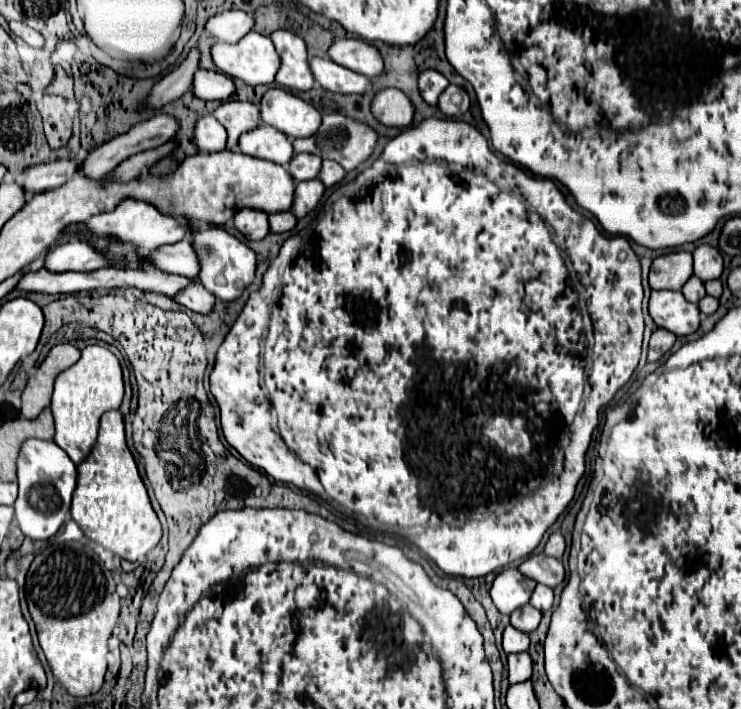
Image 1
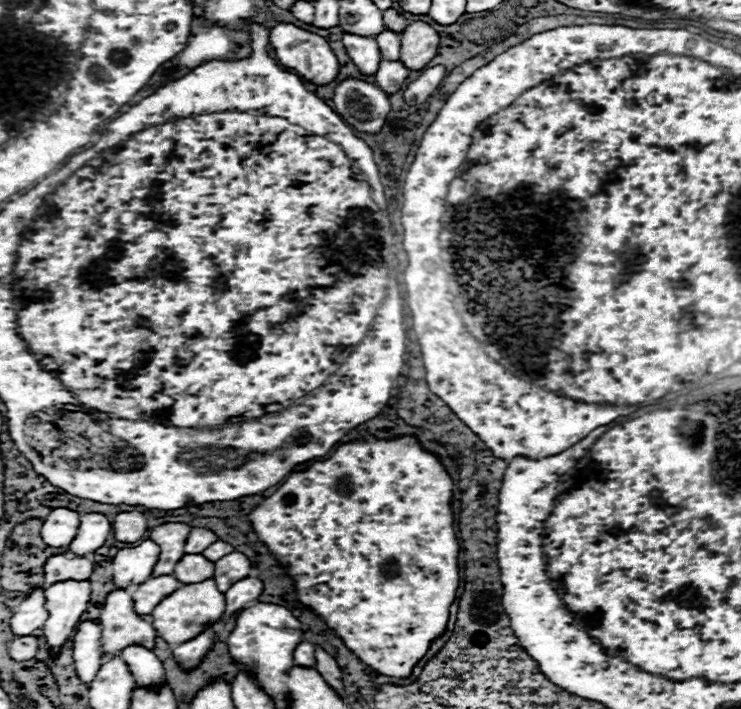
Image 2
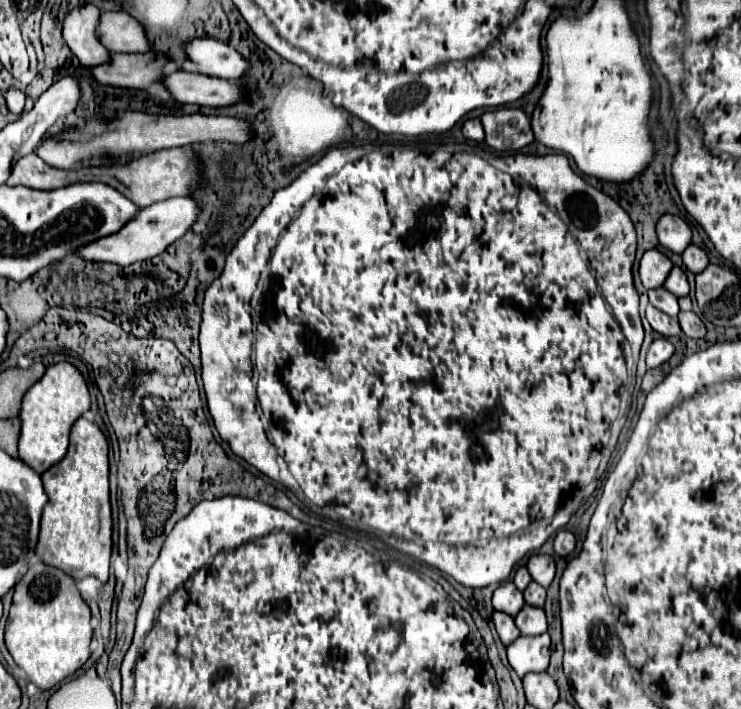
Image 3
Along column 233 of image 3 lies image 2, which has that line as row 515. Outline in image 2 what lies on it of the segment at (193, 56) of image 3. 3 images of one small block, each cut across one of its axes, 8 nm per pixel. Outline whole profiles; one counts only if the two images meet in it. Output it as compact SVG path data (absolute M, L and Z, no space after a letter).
M56 508L52 510L42 524L42 540L48 546L68 546L78 530L80 514L68 508Z

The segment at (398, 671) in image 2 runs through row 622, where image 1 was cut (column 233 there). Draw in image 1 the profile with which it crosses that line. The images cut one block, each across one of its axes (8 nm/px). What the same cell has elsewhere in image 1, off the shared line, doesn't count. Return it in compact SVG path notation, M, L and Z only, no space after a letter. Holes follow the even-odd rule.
M428 118L418 126L402 130L394 140L387 143L382 156L368 170L360 172L356 180L338 186L324 204L326 206L322 206L322 212L318 212L310 226L284 242L280 256L264 274L262 288L250 296L248 304L244 306L242 314L234 322L216 354L216 364L210 374L210 392L218 402L220 424L228 444L234 446L242 458L262 468L274 480L290 482L300 490L312 490L308 472L304 476L302 470L300 478L300 462L306 464L308 470L314 472L314 478L318 478L322 484L322 490L334 502L338 502L338 509L343 515L372 529L372 536L365 535L369 540L383 542L379 538L379 531L388 532L391 540L384 541L384 544L400 548L402 554L412 562L426 555L444 574L478 578L522 560L540 544L544 532L556 522L556 518L572 500L576 484L584 476L584 454L599 425L600 410L614 398L618 388L630 380L634 368L638 366L644 335L644 294L640 262L634 250L624 236L606 238L592 220L572 210L552 180L532 178L516 164L500 160L490 152L488 140L475 126L458 119ZM452 164L462 166L462 170L454 172ZM560 249L568 254L578 280L584 286L586 306L594 324L596 340L591 346L584 336L582 318L574 312L576 292L568 284L568 272ZM262 346L266 364L264 382L270 400L258 382L258 360ZM584 369L587 389L584 389ZM590 398L594 400L590 402ZM270 404L278 412L278 434L282 442L276 442ZM562 424L569 425L560 435L558 430L562 430ZM282 444L286 450L282 450ZM560 449L564 450L564 460L556 462L554 456Z

